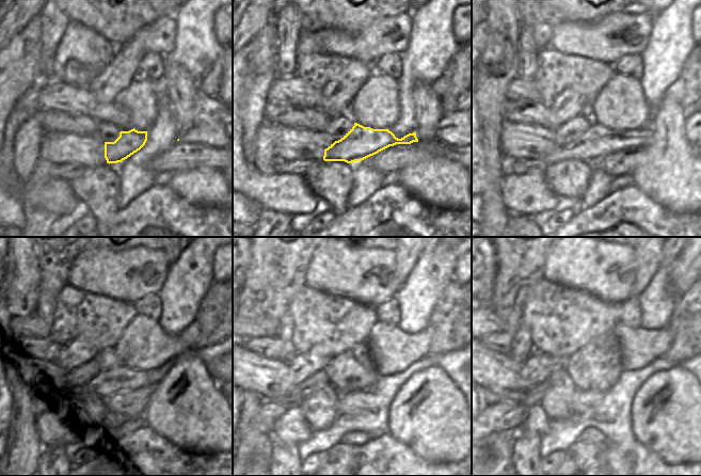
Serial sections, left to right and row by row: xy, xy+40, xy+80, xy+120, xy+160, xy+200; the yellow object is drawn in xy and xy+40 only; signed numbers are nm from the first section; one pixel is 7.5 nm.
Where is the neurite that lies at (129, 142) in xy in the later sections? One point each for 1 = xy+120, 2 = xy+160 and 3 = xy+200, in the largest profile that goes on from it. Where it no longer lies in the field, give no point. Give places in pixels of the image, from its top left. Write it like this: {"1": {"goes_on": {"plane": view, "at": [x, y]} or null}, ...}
{"1": {"goes_on": {"plane": "xy+120", "at": [120, 378]}}, "2": {"goes_on": {"plane": "xy+160", "at": [299, 393]}}, "3": {"goes_on": {"plane": "xy+200", "at": [534, 395]}}}

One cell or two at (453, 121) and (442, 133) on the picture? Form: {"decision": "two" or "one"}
{"decision": "one"}

